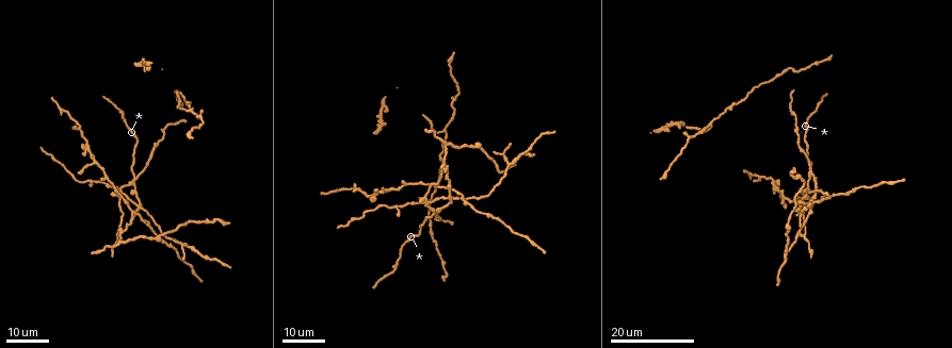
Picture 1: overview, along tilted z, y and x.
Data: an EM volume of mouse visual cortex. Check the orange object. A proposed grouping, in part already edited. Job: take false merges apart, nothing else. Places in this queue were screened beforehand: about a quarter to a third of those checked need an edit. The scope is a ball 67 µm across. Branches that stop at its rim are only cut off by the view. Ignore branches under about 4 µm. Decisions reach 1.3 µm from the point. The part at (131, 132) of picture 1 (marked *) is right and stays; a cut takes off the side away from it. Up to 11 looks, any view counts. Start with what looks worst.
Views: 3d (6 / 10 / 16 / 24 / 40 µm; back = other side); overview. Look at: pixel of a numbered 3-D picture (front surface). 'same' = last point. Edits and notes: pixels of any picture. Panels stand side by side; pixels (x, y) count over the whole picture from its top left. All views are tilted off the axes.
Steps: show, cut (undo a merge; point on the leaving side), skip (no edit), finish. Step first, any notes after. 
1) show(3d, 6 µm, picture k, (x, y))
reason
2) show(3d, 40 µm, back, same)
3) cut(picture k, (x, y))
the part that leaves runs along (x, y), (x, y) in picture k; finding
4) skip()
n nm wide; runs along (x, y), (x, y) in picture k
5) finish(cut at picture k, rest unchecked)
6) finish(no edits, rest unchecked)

show(3d, 16 µm, picture 1, (130, 216))
two arms in line, one across

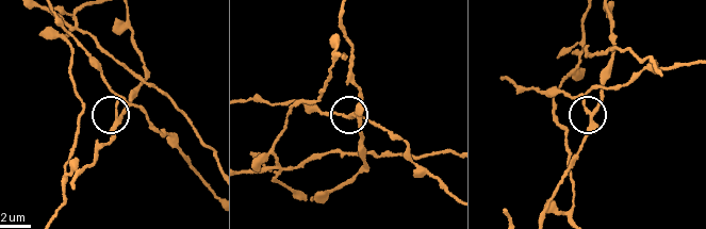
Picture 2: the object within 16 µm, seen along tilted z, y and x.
show(3d, 10 µm, picture 2, (586, 111))

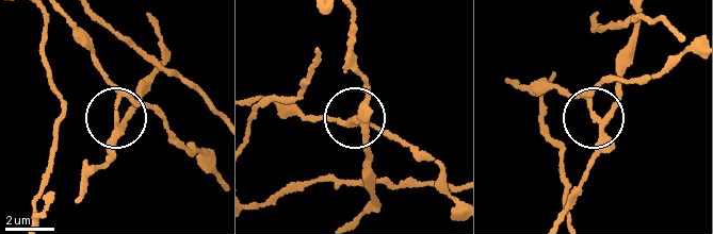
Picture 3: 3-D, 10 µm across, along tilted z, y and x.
cut(picture 3, (117, 104))
side arm 39 µm; 3 arms; two neurons meet here

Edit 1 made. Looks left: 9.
show(3d, 24 µm, picture 1, (809, 166))

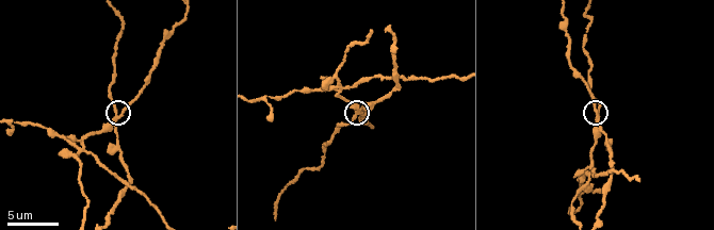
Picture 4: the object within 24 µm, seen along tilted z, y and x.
show(3d, 10 µm, picture 4, (119, 115))
closer look

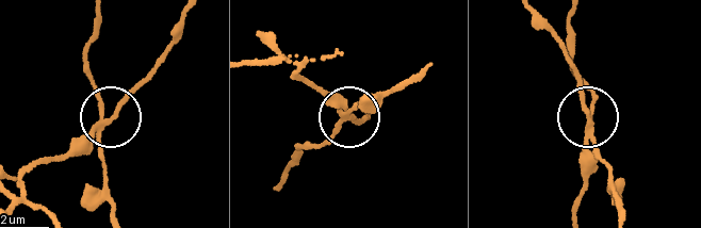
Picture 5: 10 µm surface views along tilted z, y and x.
cut(picture 5, (71, 140))
3 arms; the part that leaves runs along (99, 125), (22, 175), (22, 190), (51, 218) in picture 5; a second neuron is stuck on

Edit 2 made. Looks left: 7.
show(3d, 10 µm, picture 4, (399, 85))
sudden change in width

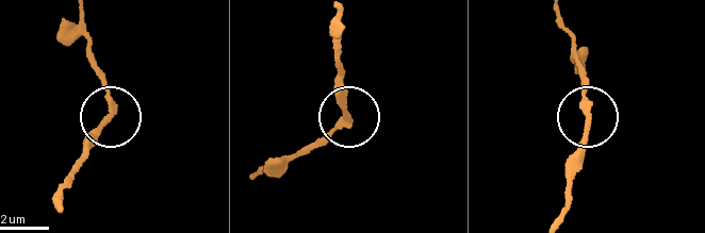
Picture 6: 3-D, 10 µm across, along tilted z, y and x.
skip()
220 nm wide; all the same neuron

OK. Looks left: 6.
show(3d, 24 µm, picture 1, (443, 129))
arms part here

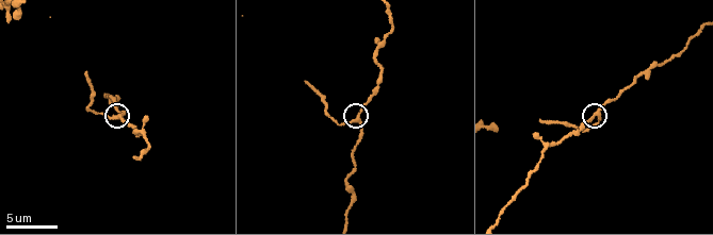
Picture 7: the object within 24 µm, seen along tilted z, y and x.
show(3d, 6 µm, picture 7, (116, 117))

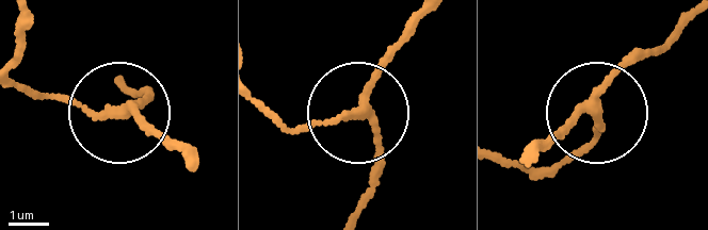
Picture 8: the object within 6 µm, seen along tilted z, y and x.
cut(picture 8, (69, 102))
the part that leaves runs along (129, 108), (45, 99), (21, 86) in picture 8; two neurons meet here

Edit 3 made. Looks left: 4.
show(3d, 16 µm, picture 1, (121, 240))
three arms meet

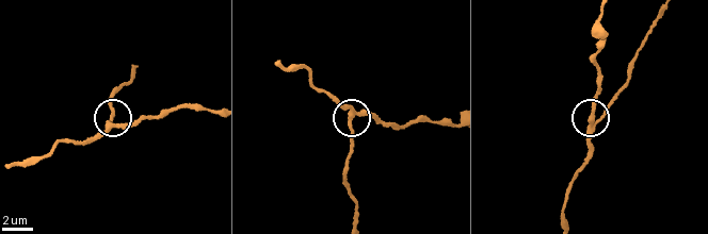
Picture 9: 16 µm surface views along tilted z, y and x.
show(3d, 6 µm, picture 9, (113, 127))
zoom in

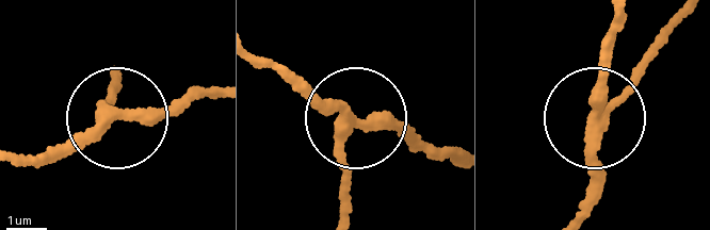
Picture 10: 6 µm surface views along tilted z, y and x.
show(3d, 6 µm, back, picture 10, (349, 121))

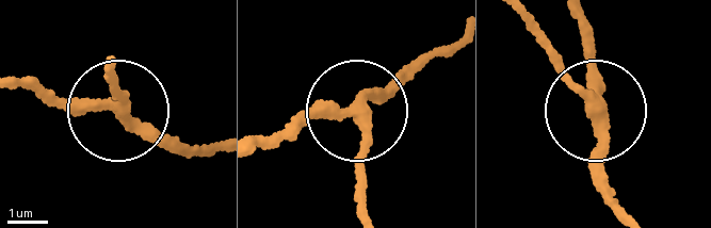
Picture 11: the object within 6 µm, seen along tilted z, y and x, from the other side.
skip()
3 arms; all the same neuron

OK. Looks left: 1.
finish(cut at picture 3, cut at picture 5, cut at picture 8, rest unchecked)

